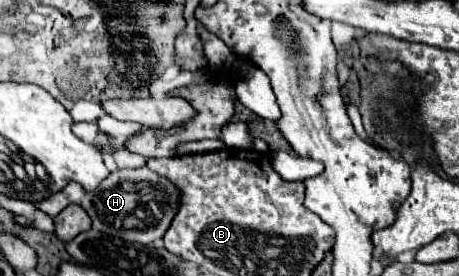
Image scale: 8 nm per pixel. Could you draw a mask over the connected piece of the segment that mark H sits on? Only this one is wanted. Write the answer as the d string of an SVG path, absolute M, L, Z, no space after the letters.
M146 166L136 168L136 170L116 170L112 172L96 190L84 192L80 184L70 182L62 192L46 198L40 202L40 210L44 210L50 216L58 216L66 206L78 204L82 206L90 218L92 218L92 228L112 234L118 238L124 238L128 242L138 242L138 244L152 244L156 238L162 238L164 232L168 230L176 206L178 206L178 190L172 182L166 178L158 176L156 172L148 170Z

